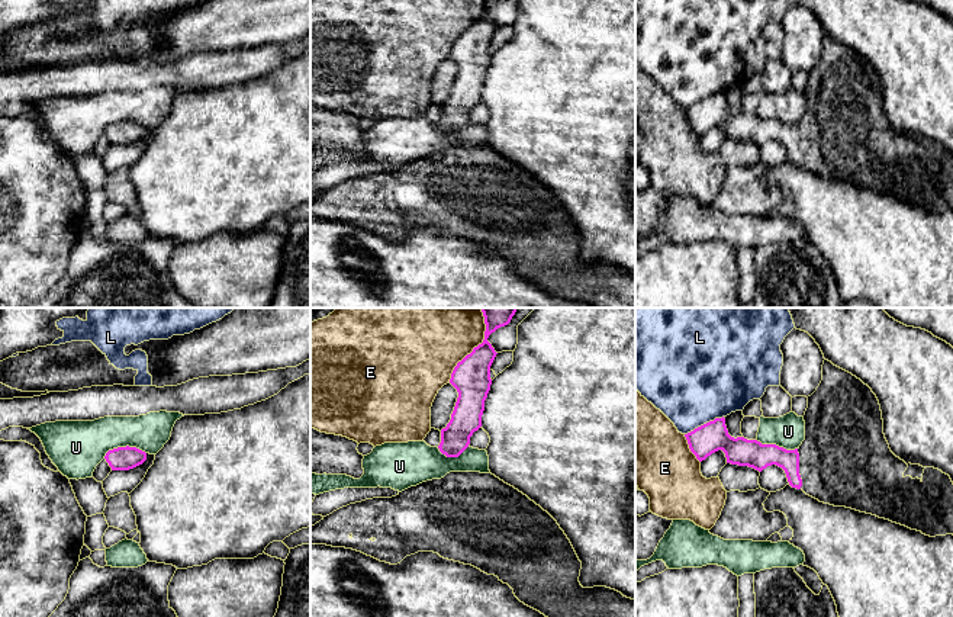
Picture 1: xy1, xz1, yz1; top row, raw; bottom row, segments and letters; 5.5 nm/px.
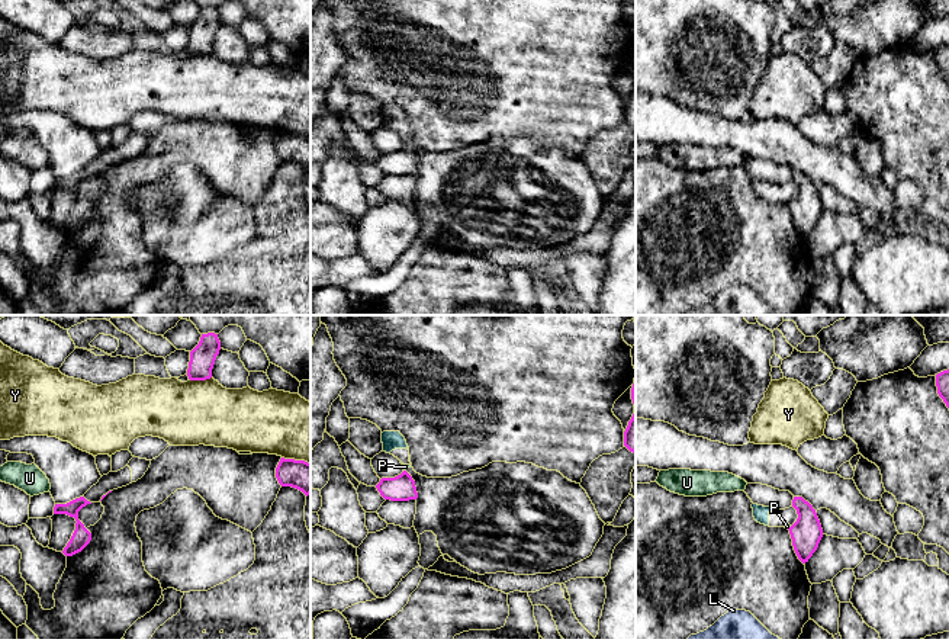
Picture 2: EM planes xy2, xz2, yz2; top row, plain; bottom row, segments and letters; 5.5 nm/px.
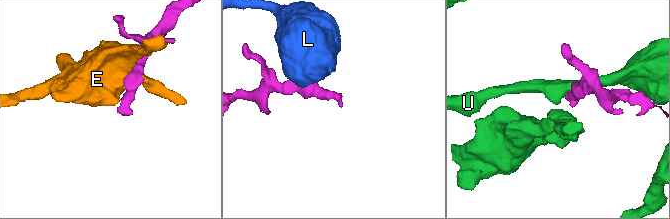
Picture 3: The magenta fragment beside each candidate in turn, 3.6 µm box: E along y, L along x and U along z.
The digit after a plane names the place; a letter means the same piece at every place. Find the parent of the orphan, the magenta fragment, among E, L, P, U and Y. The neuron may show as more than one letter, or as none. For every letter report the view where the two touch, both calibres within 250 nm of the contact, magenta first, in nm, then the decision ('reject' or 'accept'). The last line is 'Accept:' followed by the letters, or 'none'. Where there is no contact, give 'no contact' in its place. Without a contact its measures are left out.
E: meets magenta in xz1; 200 nm thick on the magenta side, 360 nm on the other; reject
L: meets magenta in yz1; 160 nm thick on the magenta side, 480 nm on the other; reject
P: meets magenta in yz2; 170 nm thick on the magenta side, 30 nm on the other; reject
U: meets magenta in xy1; 130 nm thick on the magenta side, 280 nm on the other; reject
Y: meets magenta in xy2; 140 nm thick on the magenta side, 360 nm on the other; reject
Accept: none

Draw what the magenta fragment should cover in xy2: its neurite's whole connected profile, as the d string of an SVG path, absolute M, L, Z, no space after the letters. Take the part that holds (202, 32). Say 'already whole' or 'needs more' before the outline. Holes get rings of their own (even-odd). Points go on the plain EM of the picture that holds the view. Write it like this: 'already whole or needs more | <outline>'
already whole | M202 9L199 19L190 26L187 51L190 55L206 55L212 52L212 44L221 25L218 9Z

